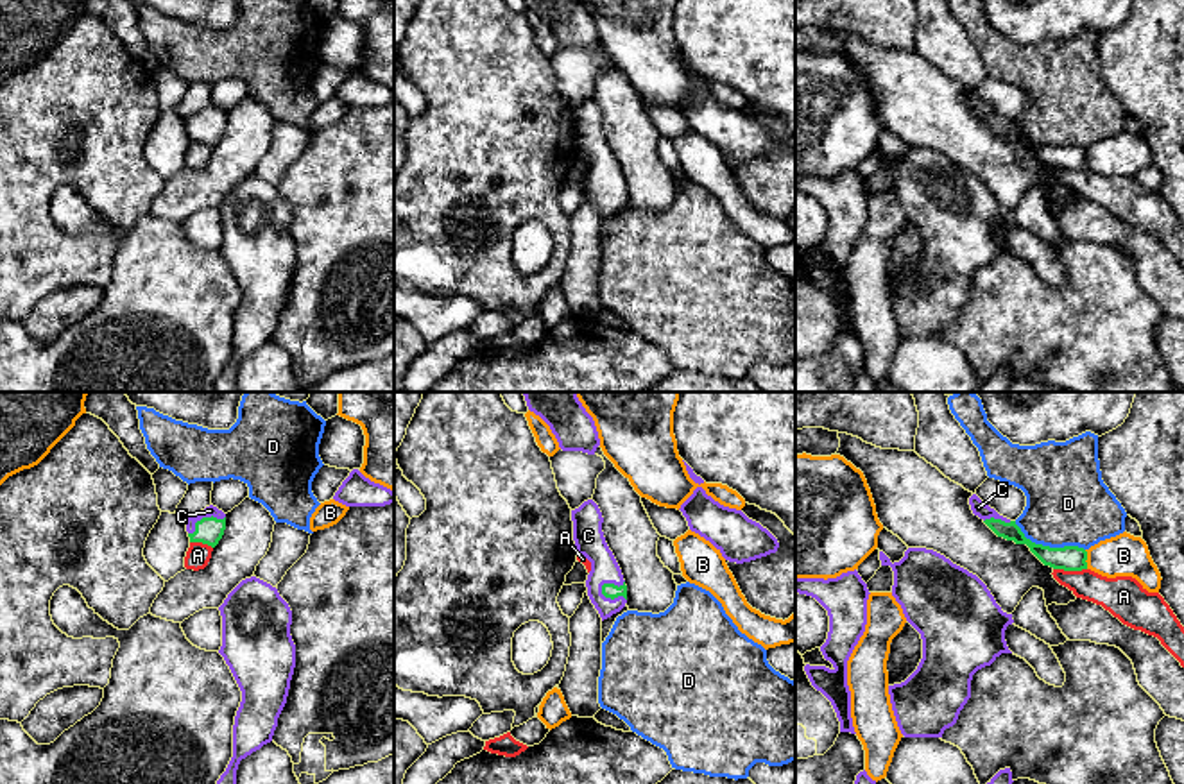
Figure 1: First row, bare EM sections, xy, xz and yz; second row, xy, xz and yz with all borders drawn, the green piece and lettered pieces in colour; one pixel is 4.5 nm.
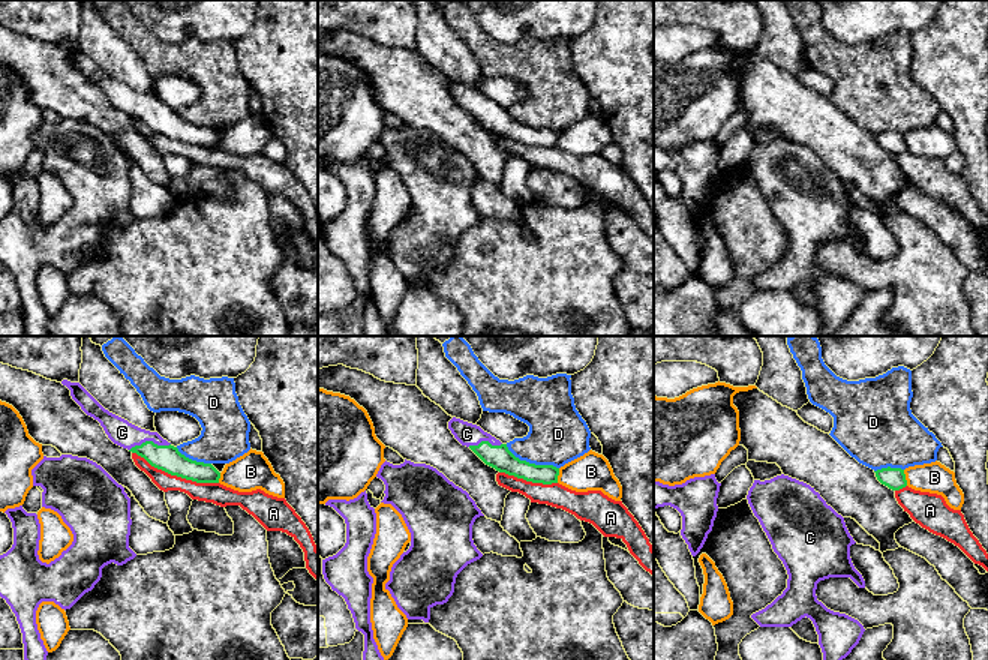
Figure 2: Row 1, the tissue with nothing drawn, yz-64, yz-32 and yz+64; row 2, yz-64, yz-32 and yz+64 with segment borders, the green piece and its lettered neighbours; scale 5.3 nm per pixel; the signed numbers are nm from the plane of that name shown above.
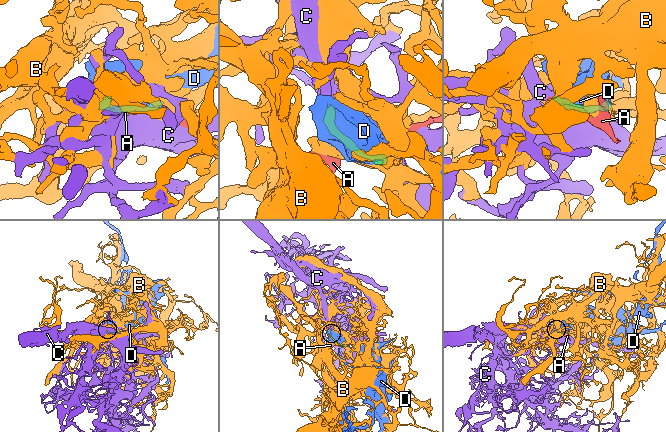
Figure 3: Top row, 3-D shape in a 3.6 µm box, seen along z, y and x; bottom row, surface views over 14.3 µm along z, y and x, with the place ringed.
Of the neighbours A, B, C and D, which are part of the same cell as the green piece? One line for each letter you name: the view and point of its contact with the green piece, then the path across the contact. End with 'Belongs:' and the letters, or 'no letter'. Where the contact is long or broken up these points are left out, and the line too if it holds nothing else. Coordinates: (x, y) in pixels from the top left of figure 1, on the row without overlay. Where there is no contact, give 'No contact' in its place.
C: Touches green at xz (611, 197). Path across: xz (611, 190), (611, 197), (602, 192), (604, 167)
Belongs: C

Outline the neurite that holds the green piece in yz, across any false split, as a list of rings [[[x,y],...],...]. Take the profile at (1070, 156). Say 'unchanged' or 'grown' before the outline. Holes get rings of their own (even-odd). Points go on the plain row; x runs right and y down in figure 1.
grown; [[[976,93],[969,97],[969,104],[974,115],[978,115],[998,136],[1014,140],[1016,143],[1026,143],[1030,150],[1053,168],[1082,170],[1087,168],[1087,150],[1078,145],[1050,147],[1035,143],[1025,136],[1016,120],[1000,115],[994,107],[985,104]]]

